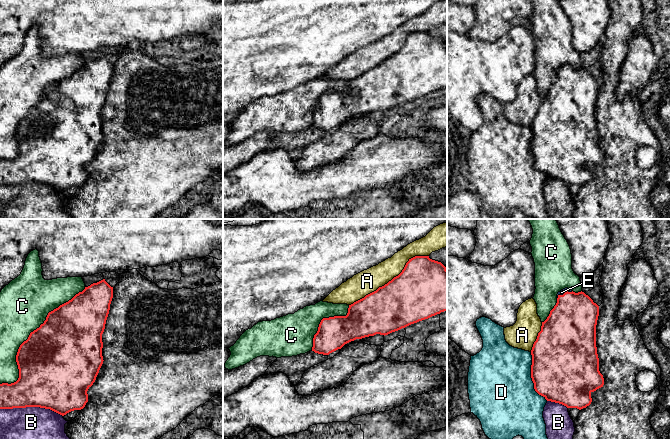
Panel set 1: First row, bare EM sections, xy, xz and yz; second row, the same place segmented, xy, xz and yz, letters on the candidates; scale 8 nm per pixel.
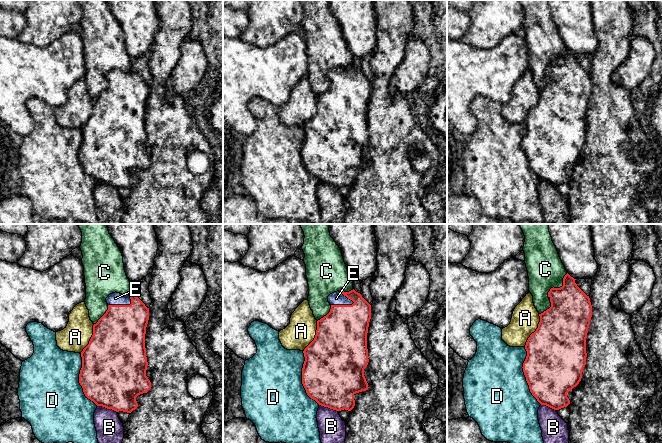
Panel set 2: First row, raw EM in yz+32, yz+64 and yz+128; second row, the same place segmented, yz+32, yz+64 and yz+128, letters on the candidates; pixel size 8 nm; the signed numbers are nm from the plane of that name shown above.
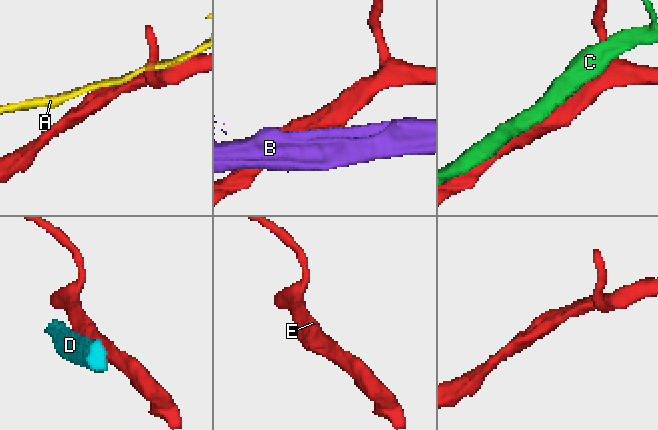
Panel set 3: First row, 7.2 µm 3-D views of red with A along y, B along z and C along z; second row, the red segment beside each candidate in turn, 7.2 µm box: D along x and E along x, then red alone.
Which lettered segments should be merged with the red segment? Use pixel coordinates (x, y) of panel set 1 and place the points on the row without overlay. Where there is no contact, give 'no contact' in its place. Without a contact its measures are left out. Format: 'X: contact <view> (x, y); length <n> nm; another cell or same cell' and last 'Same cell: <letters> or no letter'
A: contact xz (391, 56); length 750 nm; another cell
B: contact xy (31, 182); length 500 nm; another cell
C: contact xy (29, 111); length 1050 nm; another cell
D: contact yz (531, 153); length 420 nm; another cell
E: contact yz (564, 69); length 140 nm; same cell
Same cell: E

